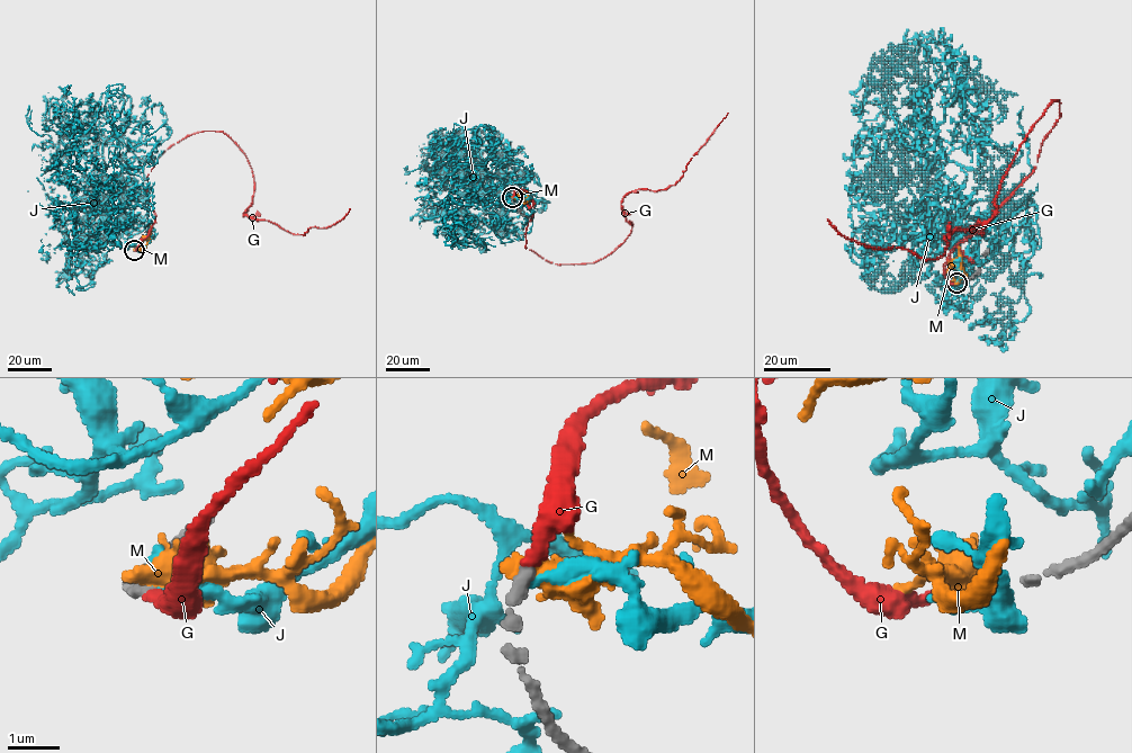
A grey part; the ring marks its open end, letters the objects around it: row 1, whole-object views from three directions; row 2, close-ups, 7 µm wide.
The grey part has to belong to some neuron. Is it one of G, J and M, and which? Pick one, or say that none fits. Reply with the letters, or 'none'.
G

